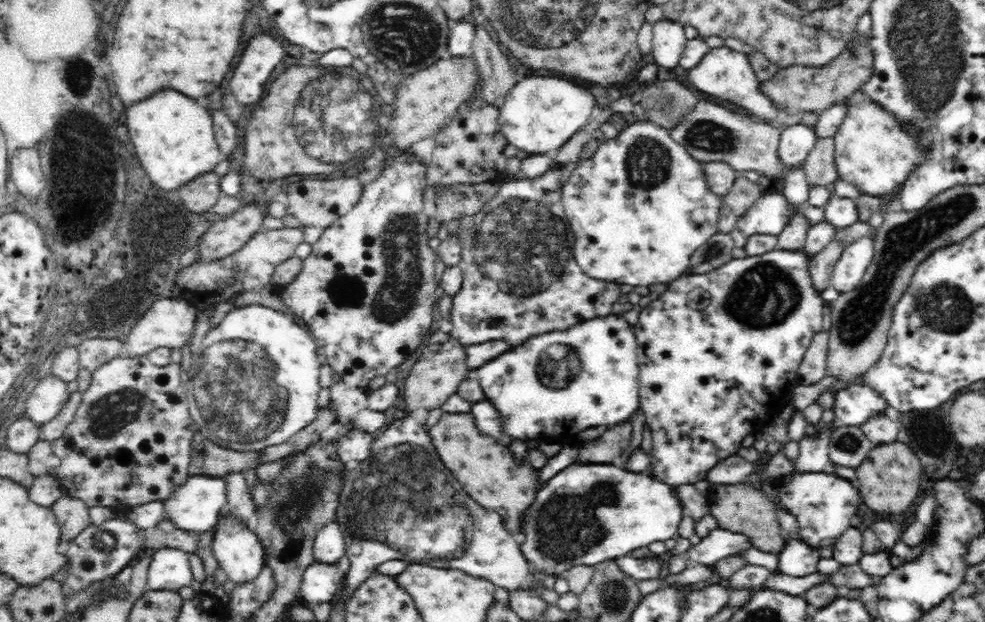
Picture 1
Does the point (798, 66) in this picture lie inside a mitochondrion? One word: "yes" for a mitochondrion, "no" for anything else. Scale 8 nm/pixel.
no

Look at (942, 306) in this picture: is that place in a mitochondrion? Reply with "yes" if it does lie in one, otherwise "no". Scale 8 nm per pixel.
yes

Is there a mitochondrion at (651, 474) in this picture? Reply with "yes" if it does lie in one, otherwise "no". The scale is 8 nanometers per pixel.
no

